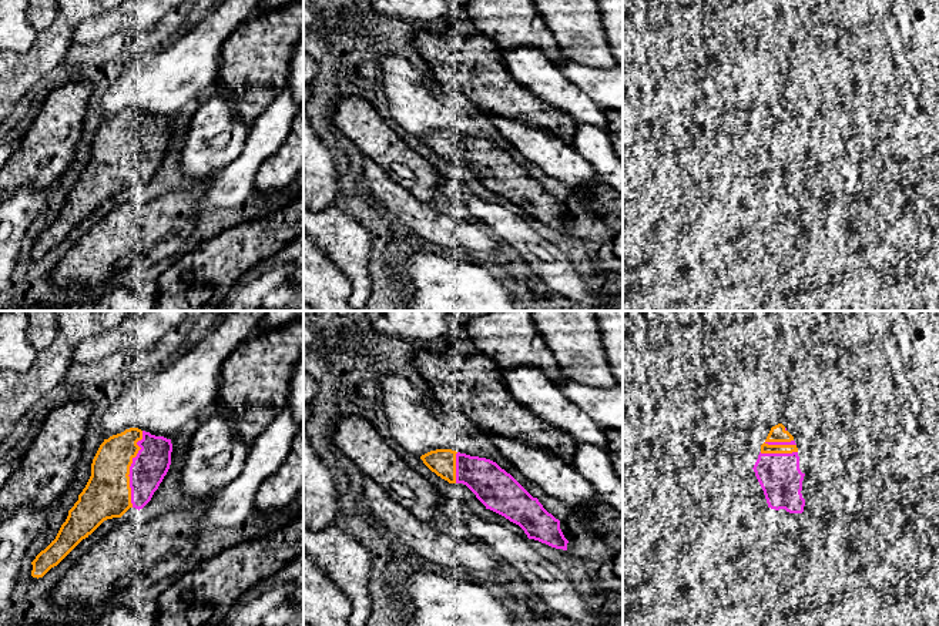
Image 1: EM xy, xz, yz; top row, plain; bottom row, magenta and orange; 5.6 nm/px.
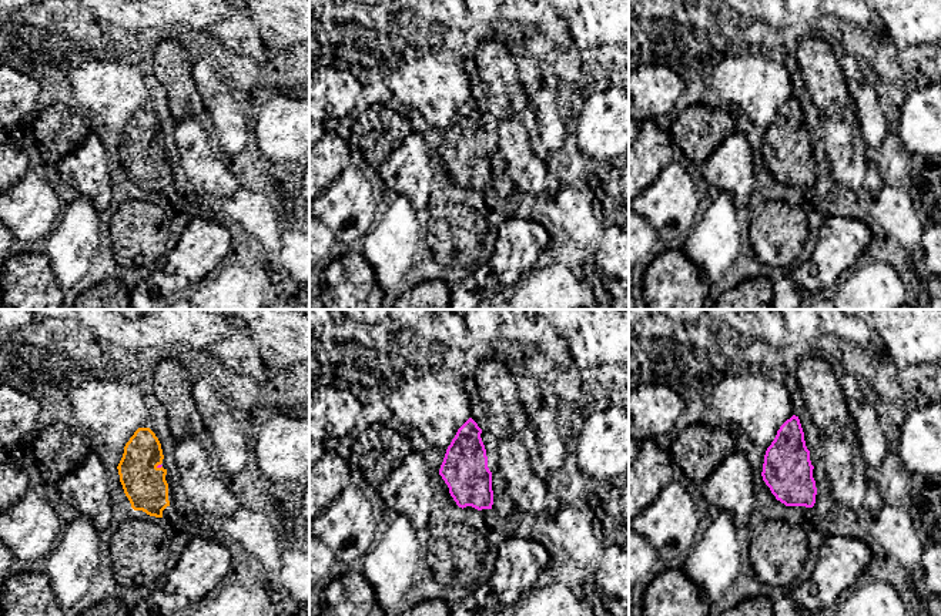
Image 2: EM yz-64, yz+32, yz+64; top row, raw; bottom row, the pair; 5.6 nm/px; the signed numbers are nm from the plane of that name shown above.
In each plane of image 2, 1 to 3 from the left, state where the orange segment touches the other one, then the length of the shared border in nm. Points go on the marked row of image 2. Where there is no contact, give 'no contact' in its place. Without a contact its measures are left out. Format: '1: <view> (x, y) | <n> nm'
1: yz-64 (158, 465) | 40 nm
2: no contact
3: no contact

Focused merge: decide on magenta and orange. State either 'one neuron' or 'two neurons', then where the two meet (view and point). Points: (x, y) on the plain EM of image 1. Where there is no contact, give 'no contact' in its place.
one neuron; meets magenta in xy at (130, 150)

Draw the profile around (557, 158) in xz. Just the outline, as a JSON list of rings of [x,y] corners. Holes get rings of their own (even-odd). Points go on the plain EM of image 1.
[[[486,113],[493,125],[533,164],[549,177],[557,178],[569,188],[586,193],[598,175],[581,155],[541,127],[533,127],[502,116]]]

